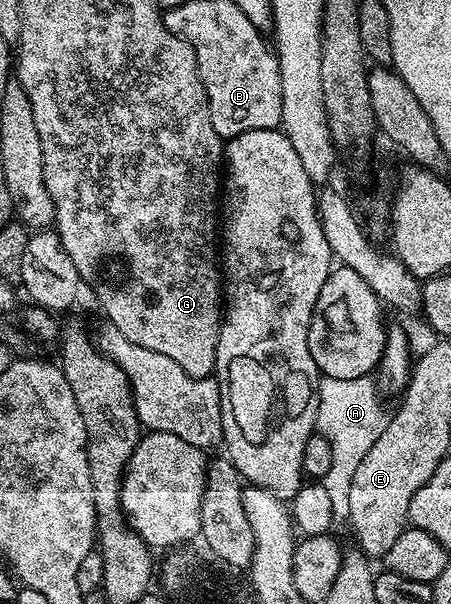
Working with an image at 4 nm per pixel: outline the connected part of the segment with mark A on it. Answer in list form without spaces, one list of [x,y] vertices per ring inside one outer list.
[[[323,376],[318,385],[317,419],[315,430],[328,439],[332,447],[332,464],[327,475],[320,479],[331,499],[332,527],[349,524],[349,490],[352,478],[362,463],[362,458],[374,446],[390,421],[389,410],[385,410],[377,382],[371,377],[328,377]]]

